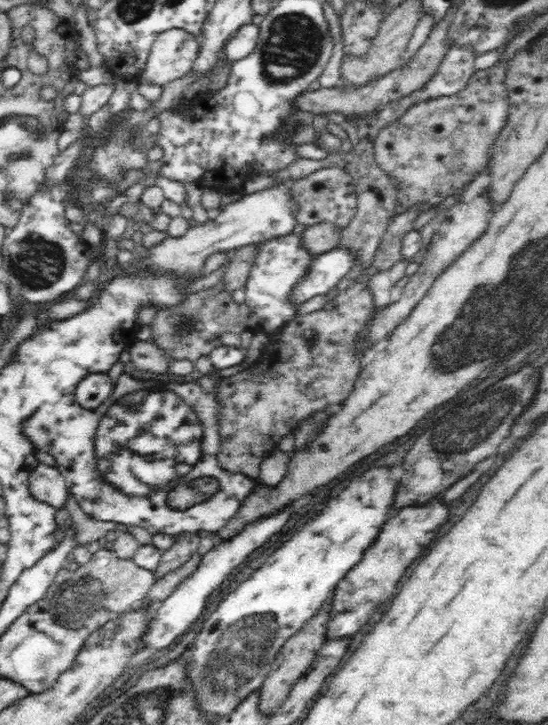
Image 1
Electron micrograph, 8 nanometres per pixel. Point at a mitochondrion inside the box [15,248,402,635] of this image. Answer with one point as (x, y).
(171, 447)

